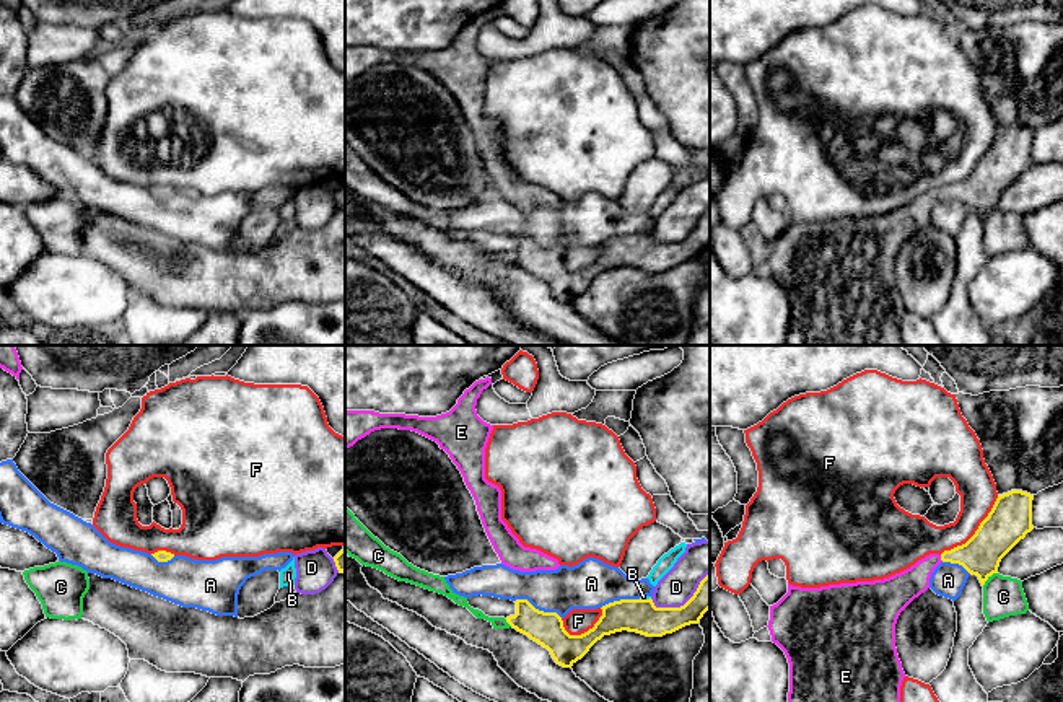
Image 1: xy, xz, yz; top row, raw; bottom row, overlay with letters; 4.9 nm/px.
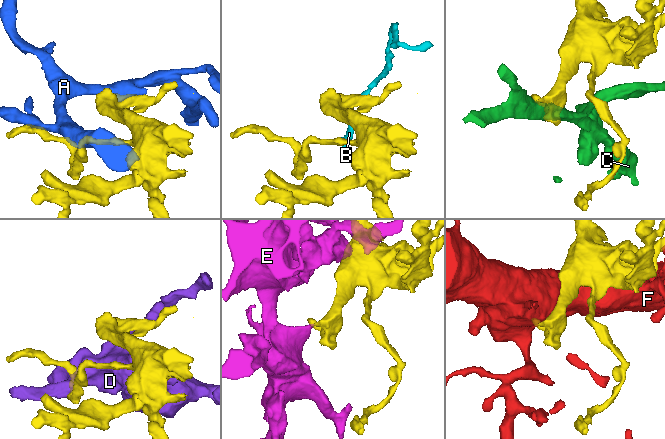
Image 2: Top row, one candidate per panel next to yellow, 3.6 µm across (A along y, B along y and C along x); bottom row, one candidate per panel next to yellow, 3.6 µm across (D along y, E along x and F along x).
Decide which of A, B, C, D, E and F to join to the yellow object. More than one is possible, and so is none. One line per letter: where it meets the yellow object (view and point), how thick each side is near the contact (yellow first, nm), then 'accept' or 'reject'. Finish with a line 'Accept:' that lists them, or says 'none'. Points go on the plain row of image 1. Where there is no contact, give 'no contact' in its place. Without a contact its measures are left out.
A: contact xz (538, 245); calibres 160 and 220 nm; reject
B: contact xz (645, 235); calibres 170 and 20 nm; reject
C: contact yz (987, 214); calibres 200 and 200 nm; reject
D: contact xz (686, 238); calibres 170 and 170 nm; reject
E: contact yz (941, 194); calibres 200 and 160 nm; accept
F: contact yz (975, 166); calibres 220 and 190 nm; reject
Accept: E

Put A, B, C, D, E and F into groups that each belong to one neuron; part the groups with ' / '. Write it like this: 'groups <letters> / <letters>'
groups A / B / C / D / E / F

